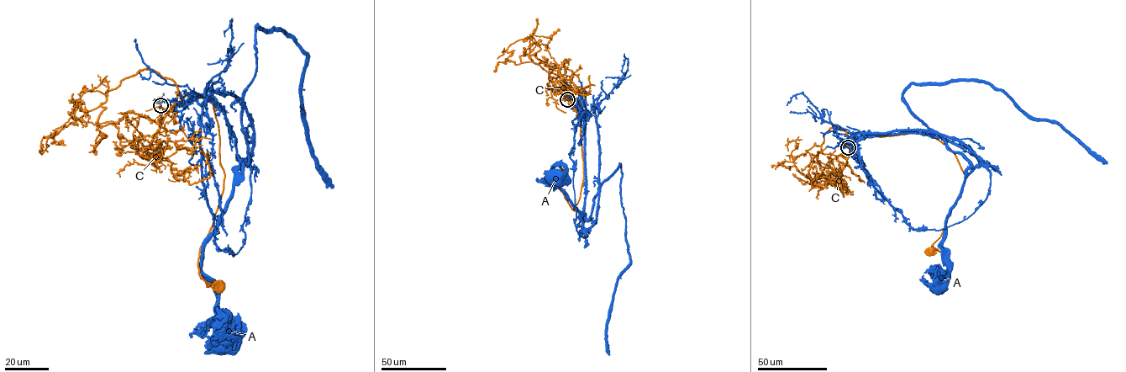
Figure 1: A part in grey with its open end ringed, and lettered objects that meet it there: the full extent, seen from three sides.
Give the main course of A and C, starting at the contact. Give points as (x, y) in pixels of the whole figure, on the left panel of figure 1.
A: (160, 103), (207, 96), (222, 106), (234, 138), (234, 187), (204, 245), (201, 270), (228, 335)
C: (161, 105), (166, 111), (188, 94), (213, 103), (223, 187), (197, 266), (202, 278), (220, 284)

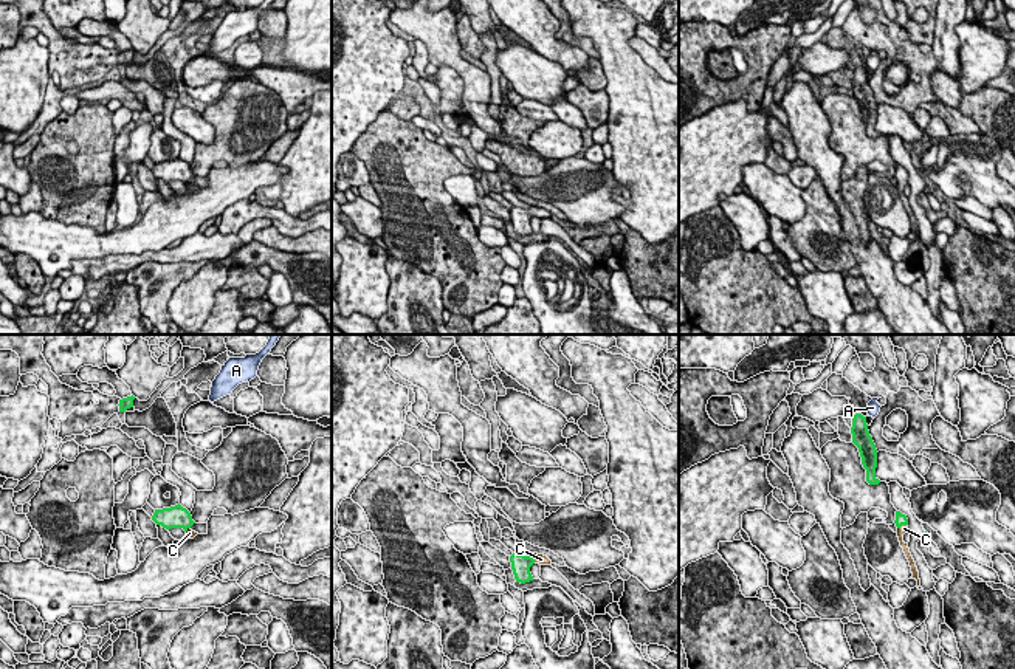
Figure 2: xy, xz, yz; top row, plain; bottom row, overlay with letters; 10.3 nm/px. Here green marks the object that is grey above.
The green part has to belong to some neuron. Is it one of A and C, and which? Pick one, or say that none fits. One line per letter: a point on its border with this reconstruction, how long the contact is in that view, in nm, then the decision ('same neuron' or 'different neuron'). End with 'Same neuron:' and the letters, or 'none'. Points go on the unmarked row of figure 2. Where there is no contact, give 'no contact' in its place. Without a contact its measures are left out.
A: no contact | different neuron
C: xz (532, 211) | 110 nm | same neuron
Same neuron: C

